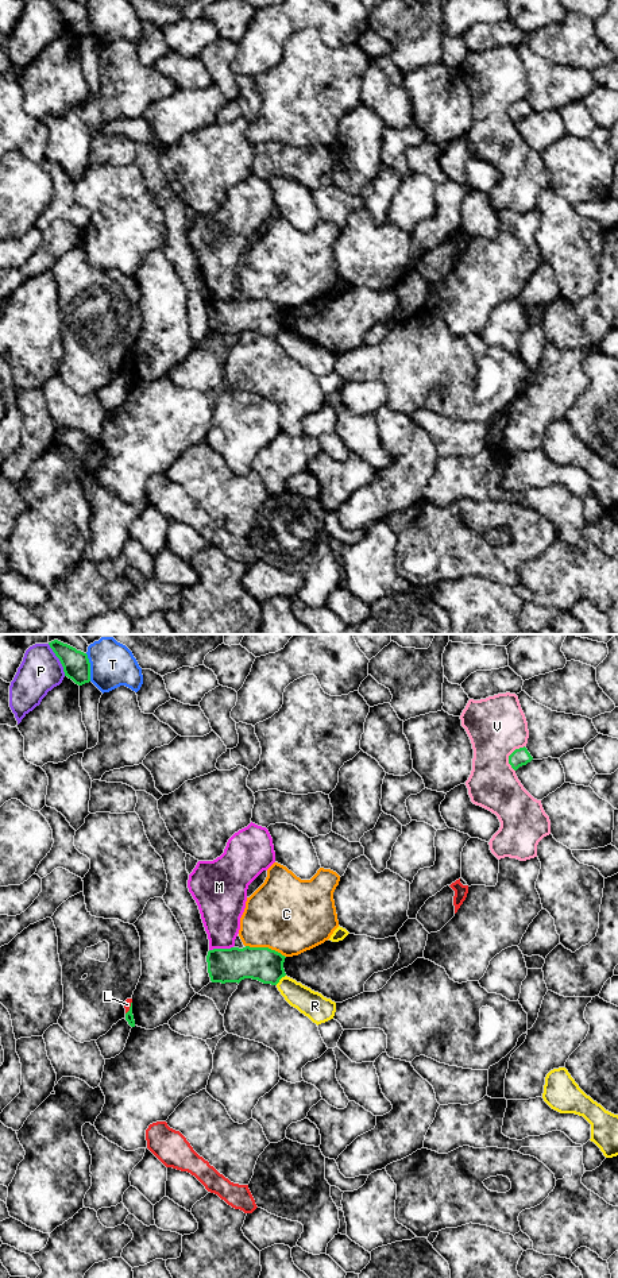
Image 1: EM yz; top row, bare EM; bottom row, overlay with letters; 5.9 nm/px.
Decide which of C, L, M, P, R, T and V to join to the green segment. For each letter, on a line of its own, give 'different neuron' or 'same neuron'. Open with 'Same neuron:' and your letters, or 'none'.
Same neuron: R
C: different neuron
L: different neuron
M: different neuron
P: different neuron
R: same neuron
T: different neuron
V: different neuron

